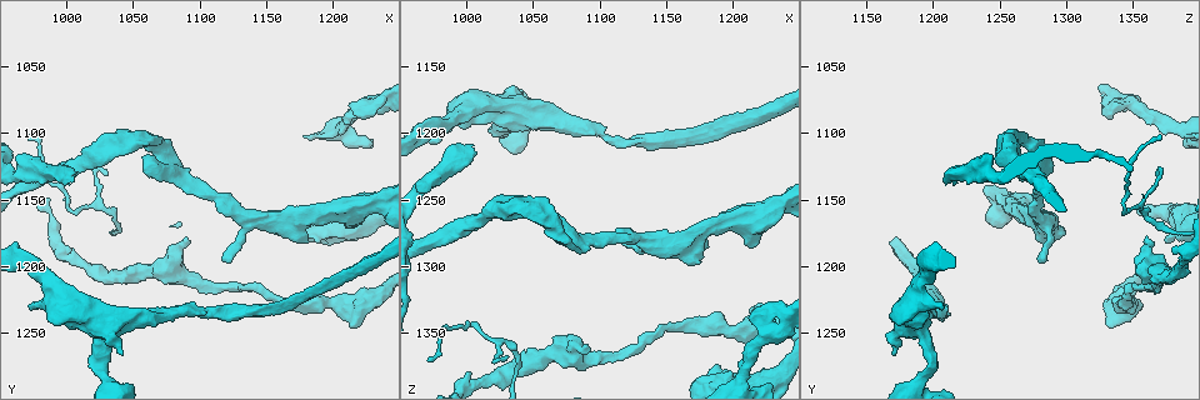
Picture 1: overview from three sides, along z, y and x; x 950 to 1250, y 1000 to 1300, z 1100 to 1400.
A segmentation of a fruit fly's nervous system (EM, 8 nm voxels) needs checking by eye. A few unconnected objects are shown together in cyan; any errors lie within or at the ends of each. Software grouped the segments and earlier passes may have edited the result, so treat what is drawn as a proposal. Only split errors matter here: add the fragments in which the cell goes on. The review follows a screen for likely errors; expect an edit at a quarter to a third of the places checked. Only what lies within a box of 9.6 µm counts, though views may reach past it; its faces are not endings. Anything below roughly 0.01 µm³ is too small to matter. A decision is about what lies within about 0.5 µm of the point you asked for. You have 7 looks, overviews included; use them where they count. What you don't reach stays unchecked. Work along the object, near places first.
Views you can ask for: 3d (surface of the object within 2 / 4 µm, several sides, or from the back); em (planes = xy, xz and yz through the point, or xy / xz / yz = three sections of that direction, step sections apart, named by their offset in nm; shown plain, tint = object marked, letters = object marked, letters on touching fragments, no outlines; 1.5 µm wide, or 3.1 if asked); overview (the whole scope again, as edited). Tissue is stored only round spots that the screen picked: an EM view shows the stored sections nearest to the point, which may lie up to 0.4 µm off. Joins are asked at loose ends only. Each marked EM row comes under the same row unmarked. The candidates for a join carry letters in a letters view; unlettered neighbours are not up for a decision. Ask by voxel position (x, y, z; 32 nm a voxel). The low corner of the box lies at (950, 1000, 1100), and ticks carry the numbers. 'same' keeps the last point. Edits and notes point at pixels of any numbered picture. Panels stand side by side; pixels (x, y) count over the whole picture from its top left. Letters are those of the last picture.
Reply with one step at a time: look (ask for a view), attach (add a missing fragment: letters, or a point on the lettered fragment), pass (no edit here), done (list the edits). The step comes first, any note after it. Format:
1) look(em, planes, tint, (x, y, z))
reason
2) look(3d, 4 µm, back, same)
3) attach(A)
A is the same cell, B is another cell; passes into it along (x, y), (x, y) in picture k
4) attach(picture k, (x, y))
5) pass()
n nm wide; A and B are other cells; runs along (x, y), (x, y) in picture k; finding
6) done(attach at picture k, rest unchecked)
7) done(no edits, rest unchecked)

look(em, planes, letters, (1122, 1194, 1278))
an open end

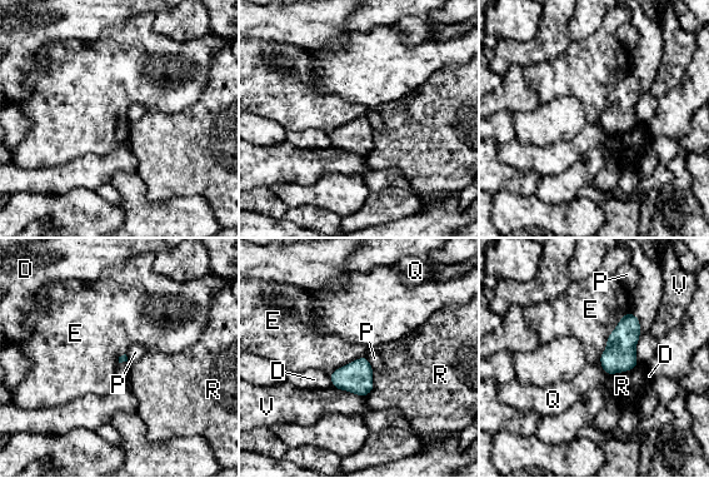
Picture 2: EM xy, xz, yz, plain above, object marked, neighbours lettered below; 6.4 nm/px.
pass()
D, E, P, Q, R and V are other cells; no lettered fragment goes on from it

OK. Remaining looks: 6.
look(3d, 4 µm, (1004, 1132, 1208))
thick end

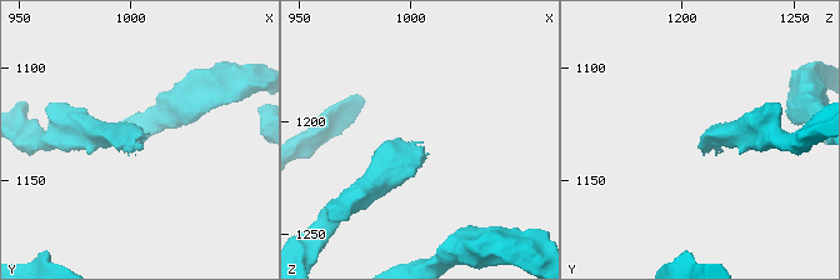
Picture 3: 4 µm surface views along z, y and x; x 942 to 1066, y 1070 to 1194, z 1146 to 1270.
look(em, planes, letters, (1004, 1134, 1209))

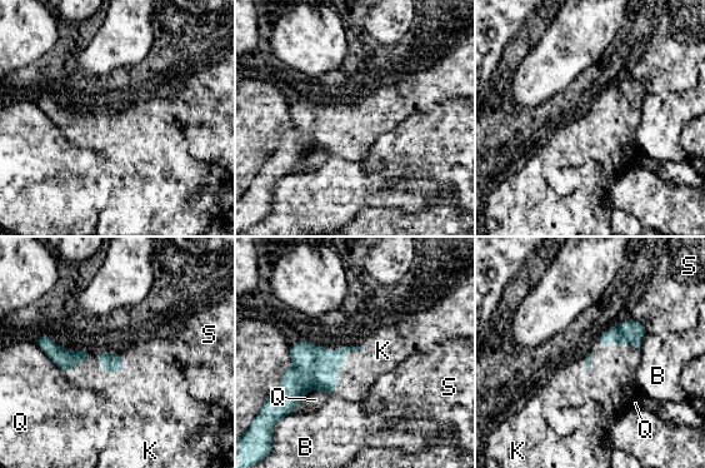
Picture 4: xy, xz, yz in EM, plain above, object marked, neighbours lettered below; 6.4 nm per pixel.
attach(K)
K touches over 360 nm; K is the same cell, B, Q and S are other cells; passes into it along (313, 367), (341, 364), (379, 354) in picture 4; it goes on there

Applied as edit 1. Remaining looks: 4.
look(overview)

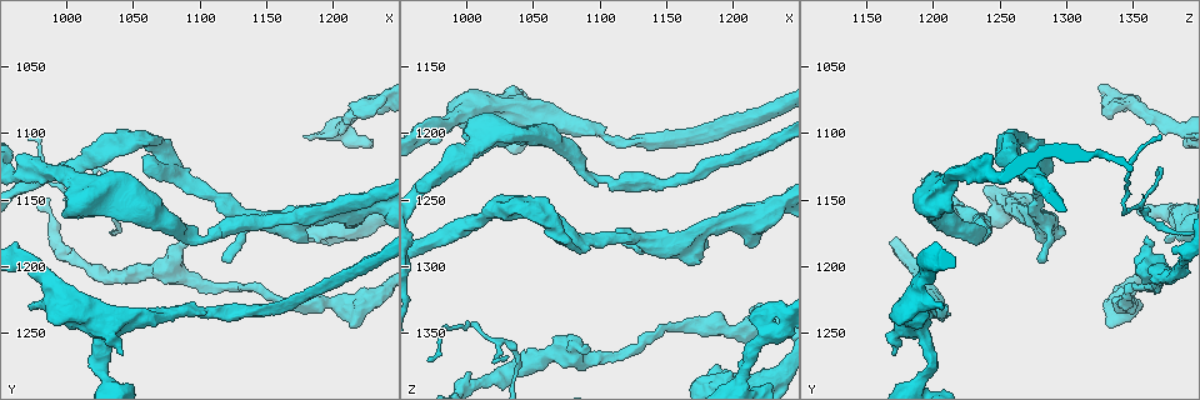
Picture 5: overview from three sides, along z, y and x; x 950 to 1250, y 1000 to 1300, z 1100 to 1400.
look(3d, 2 µm, (970, 1230, 1204))
free end

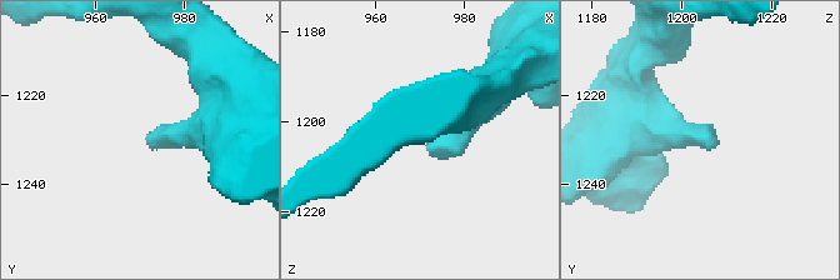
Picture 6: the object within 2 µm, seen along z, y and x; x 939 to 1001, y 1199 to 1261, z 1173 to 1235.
look(em, planes, letters, (972, 1230, 1204))

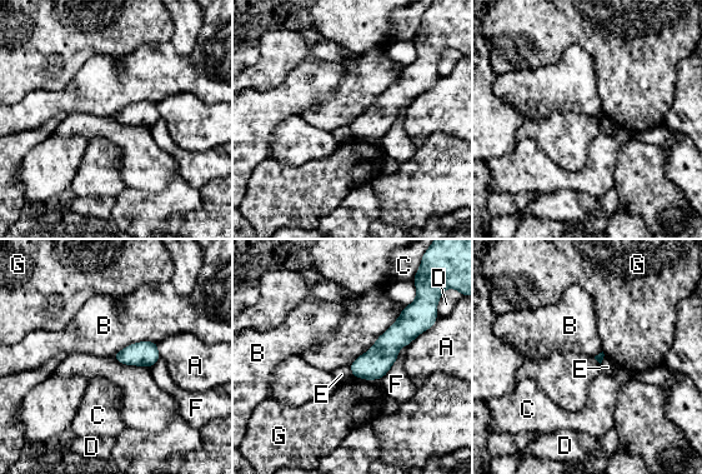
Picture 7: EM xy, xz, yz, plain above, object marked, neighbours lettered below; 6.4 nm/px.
pass()
B touches over 300 nm; A, B, C, D, E, F and G are other cells; no lettered fragment goes on from it

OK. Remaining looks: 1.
done(attach at picture 4, rest unchecked)

